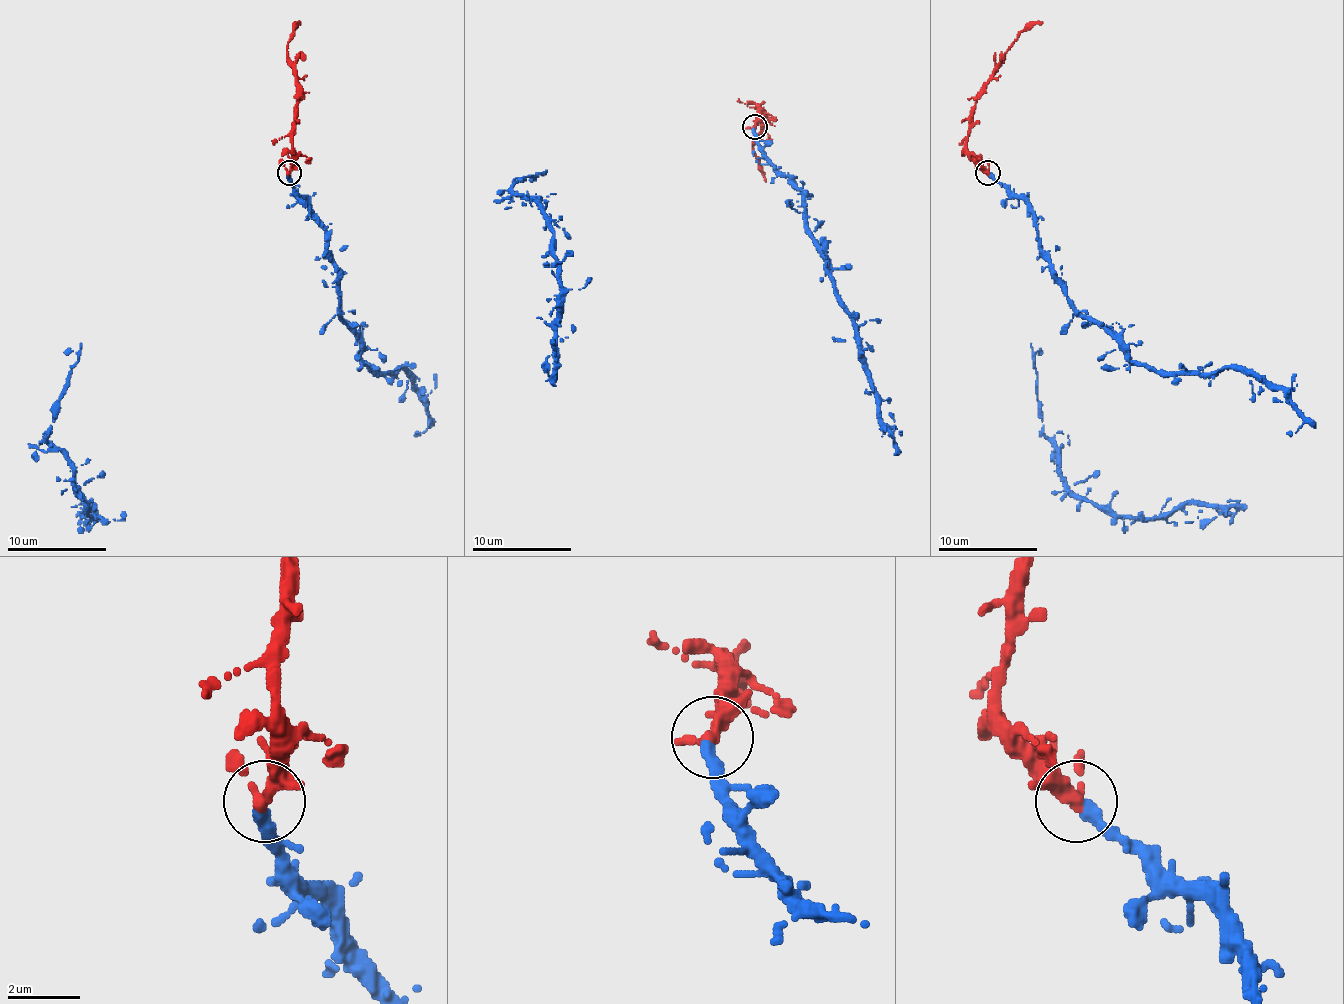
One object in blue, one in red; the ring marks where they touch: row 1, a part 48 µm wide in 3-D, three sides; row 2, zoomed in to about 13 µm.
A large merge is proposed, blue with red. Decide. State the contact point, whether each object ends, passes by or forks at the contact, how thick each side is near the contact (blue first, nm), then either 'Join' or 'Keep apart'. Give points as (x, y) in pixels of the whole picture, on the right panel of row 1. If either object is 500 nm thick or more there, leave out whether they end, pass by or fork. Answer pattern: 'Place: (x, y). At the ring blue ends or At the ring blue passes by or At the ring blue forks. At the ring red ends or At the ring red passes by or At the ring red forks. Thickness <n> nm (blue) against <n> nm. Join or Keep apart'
Place: (987, 173). At the ring blue ends. At the ring red passes by. Thickness 360 nm (blue) against 300 nm. Join

